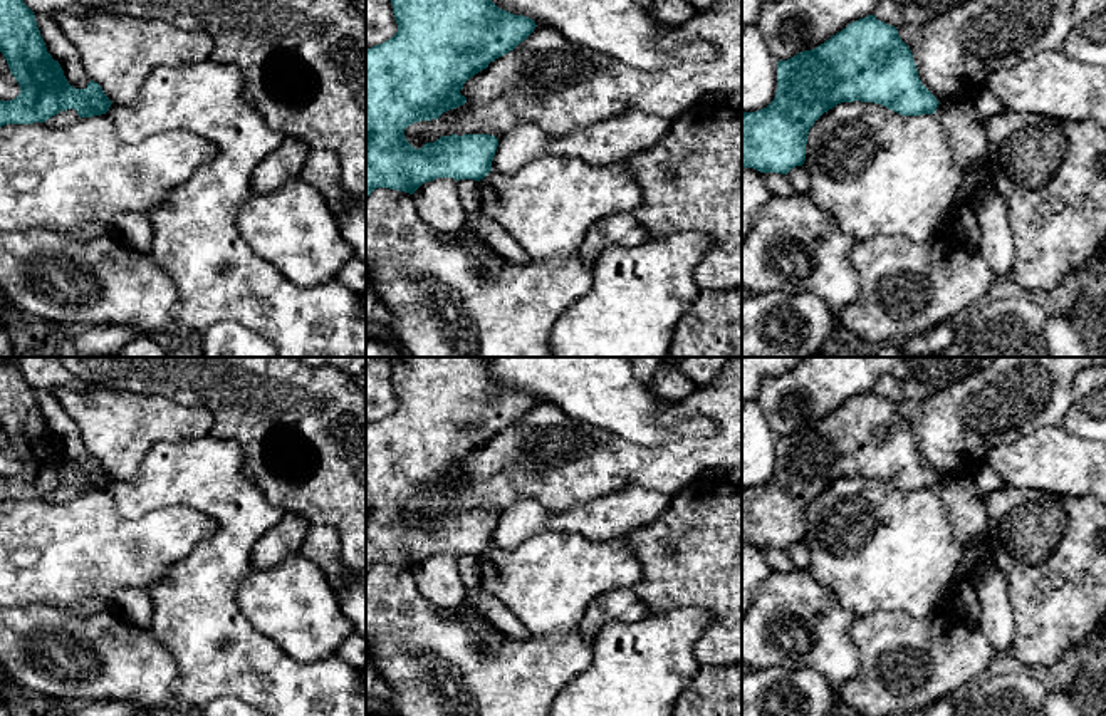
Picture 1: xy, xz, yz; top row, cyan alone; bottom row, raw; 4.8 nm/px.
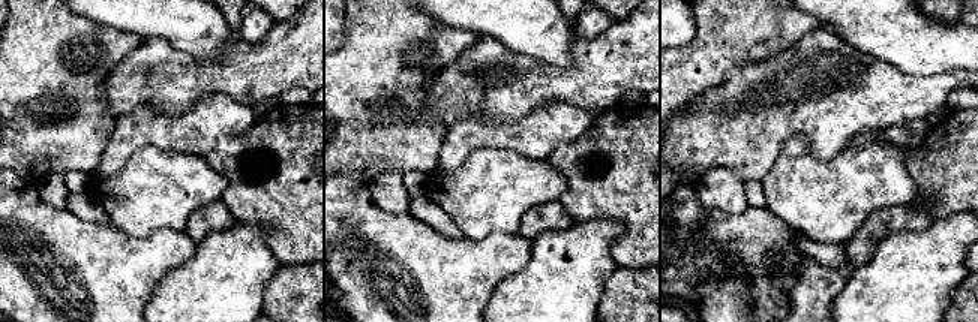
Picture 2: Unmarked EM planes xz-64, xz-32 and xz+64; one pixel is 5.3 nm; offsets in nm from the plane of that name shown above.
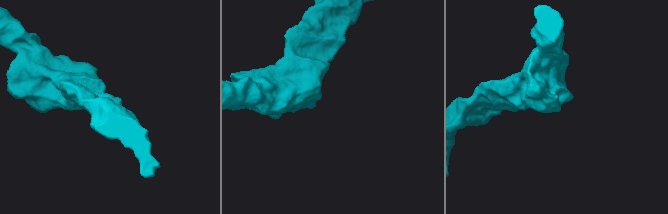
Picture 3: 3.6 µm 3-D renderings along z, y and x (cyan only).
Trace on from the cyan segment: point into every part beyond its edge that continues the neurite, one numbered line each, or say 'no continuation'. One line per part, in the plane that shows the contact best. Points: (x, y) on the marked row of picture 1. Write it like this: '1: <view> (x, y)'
no continuation

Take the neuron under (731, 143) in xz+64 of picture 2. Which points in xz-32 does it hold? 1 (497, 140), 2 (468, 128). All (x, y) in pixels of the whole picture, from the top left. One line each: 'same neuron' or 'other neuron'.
1: other neuron
2: other neuron

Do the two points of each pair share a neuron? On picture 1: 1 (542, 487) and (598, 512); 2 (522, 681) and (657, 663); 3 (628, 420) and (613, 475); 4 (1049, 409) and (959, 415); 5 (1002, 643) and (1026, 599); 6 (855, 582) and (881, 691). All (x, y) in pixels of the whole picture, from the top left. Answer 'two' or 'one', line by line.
1: two
2: two
3: two
4: one
5: two
6: two

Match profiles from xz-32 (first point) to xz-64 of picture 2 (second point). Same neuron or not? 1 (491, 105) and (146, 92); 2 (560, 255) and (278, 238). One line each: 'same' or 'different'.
1: same
2: different

